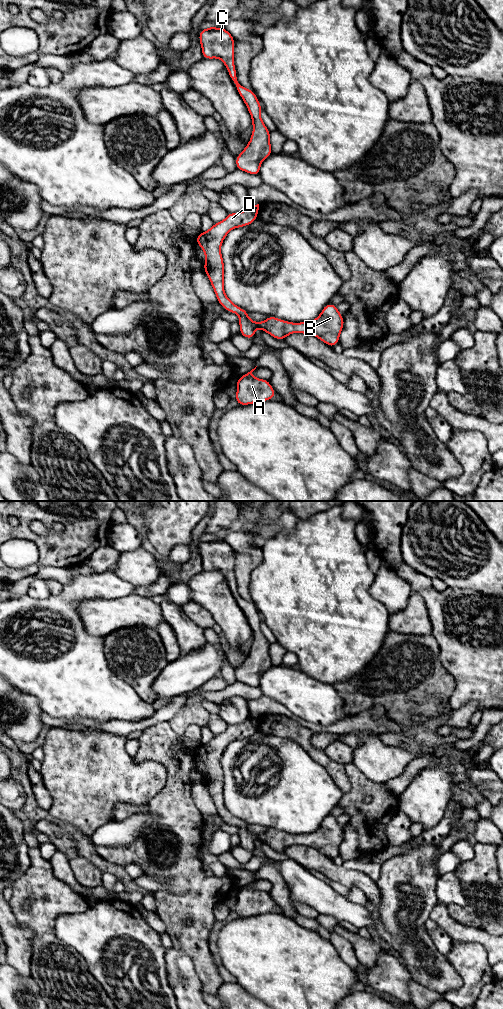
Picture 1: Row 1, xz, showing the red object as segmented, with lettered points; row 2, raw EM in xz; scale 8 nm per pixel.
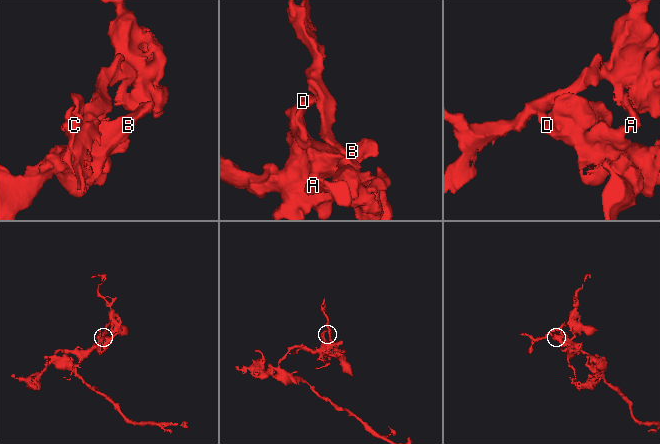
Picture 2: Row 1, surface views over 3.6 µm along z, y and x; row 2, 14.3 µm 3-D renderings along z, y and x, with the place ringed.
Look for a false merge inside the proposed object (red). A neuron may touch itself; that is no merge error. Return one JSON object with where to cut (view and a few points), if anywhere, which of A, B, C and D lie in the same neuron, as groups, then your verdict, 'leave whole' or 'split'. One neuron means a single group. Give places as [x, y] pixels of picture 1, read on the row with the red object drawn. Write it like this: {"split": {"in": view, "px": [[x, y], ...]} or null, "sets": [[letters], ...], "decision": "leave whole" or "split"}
{"split": {"in": "xz", "px": [[250, 207], [256, 217]]}, "sets": [["A", "B", "D"], ["C"]], "decision": "split"}

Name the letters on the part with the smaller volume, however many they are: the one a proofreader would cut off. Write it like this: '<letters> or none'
C

